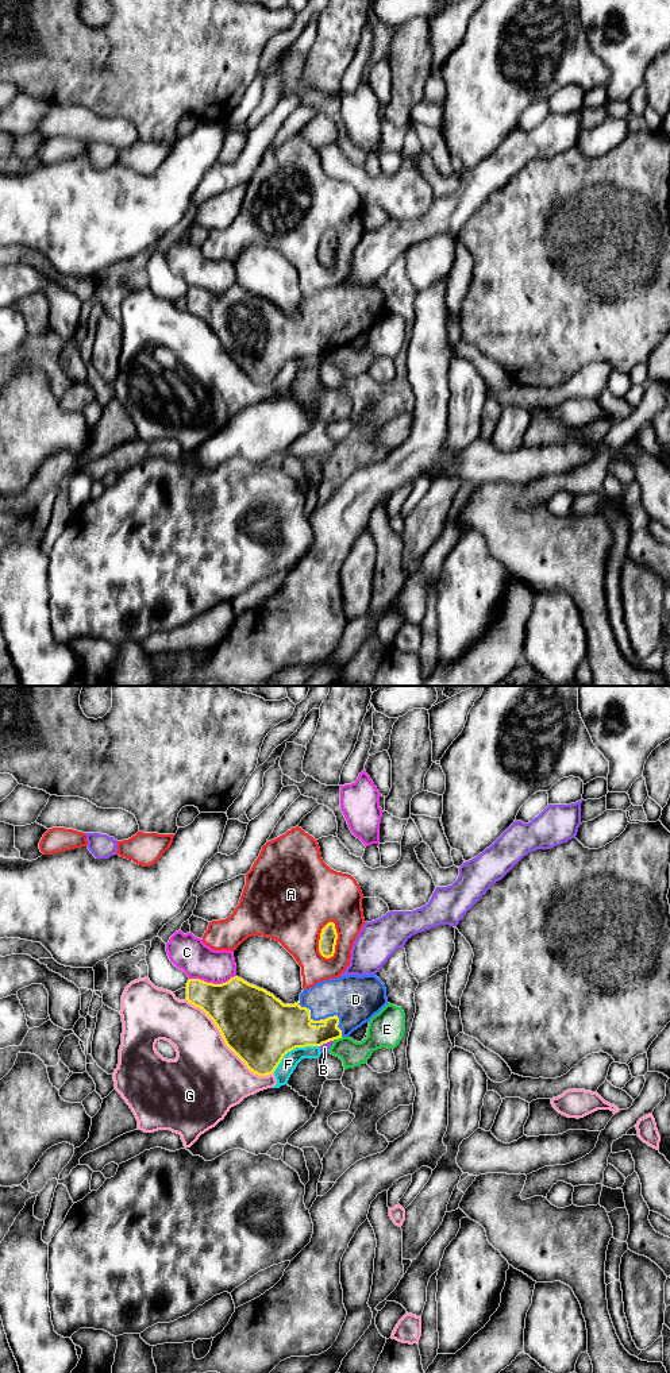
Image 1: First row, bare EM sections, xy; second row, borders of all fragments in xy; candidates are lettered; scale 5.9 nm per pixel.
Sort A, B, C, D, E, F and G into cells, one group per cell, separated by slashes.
A / B / C / D / E / F / G

